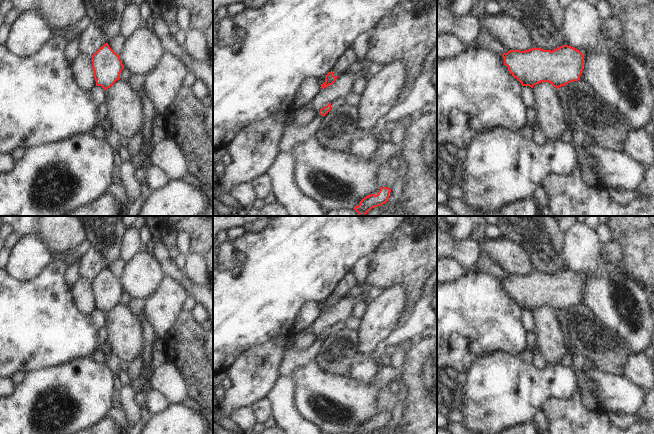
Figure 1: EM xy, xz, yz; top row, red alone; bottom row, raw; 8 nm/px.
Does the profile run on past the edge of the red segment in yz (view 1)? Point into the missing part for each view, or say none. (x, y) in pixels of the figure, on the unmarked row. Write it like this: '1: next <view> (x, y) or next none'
1: next none

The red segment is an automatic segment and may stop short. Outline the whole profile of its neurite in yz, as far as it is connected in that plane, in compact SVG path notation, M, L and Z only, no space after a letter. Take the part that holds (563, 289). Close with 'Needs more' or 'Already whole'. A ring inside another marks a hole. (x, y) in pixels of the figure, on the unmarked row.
M568 269L552 275L536 271L524 275L509 274L501 279L509 297L522 310L531 312L541 306L548 306L558 313L578 305L583 295L584 279Z. Already whole.

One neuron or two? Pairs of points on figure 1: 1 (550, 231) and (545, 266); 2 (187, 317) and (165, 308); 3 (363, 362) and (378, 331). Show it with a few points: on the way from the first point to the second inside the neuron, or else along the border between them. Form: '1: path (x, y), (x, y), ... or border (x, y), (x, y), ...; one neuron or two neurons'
1: path (545, 240), (545, 257); one neuron
2: border (182, 310), (168, 333); two neurons
3: border (357, 351), (369, 354); two neurons

